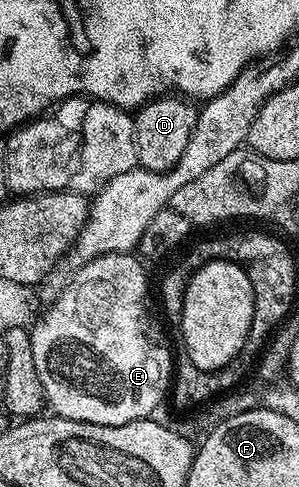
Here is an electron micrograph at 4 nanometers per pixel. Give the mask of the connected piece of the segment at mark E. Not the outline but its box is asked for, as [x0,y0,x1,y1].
[31,252,174,426]

